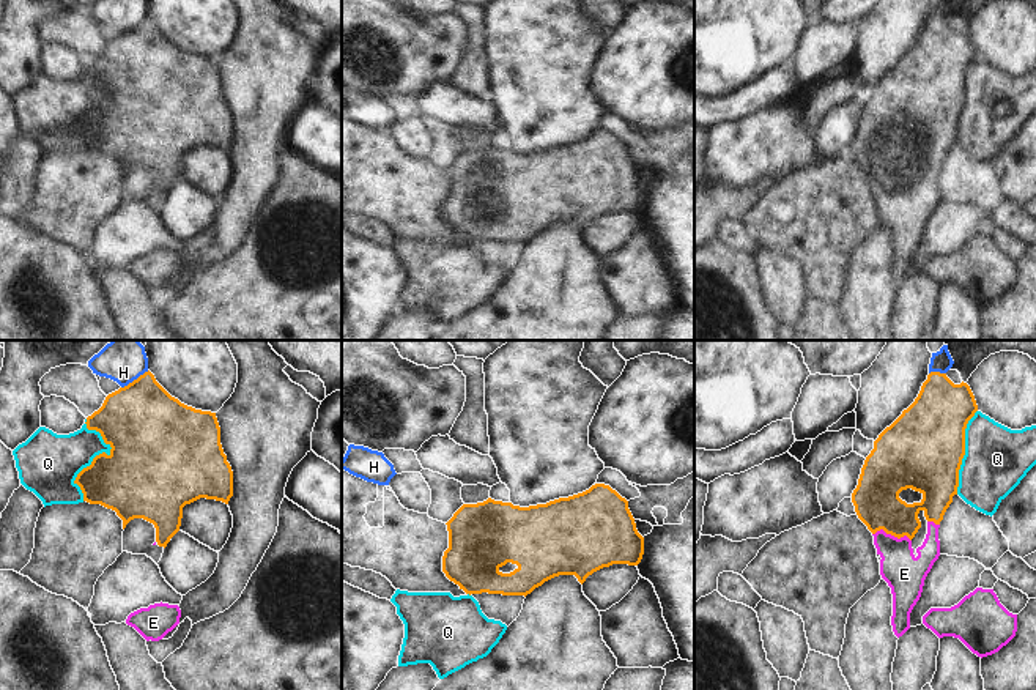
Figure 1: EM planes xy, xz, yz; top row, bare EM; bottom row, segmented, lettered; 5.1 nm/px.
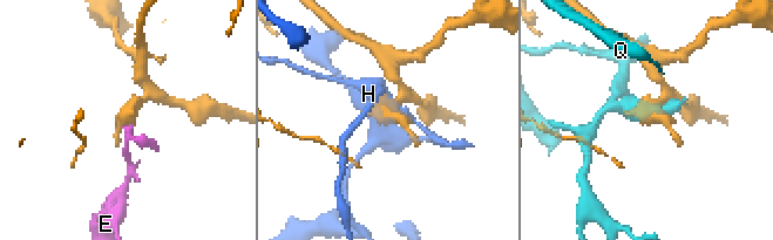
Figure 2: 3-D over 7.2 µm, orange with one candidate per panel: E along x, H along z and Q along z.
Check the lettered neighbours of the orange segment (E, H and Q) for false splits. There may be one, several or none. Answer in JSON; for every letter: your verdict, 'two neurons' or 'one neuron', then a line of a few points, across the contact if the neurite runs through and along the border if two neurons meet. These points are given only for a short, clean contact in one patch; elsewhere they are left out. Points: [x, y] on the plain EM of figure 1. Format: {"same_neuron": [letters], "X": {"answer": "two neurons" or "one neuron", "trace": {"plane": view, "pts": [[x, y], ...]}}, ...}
{"same_neuron": ["E"], "E": {"answer": "one neuron", "trace": {"plane": "yz", "pts": [[876, 145], [891, 167], [891, 181], [898, 213], [904, 221]]}}, "H": {"answer": "two neurons", "trace": {"plane": "xy", "pts": [[148, 18], [122, 35]]}}, "Q": {"answer": "two neurons"}}

